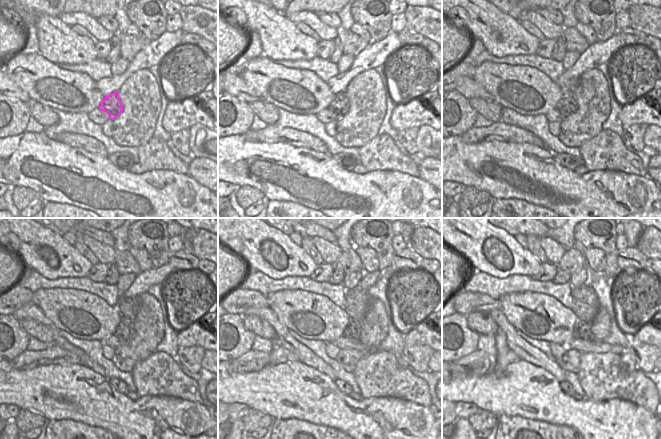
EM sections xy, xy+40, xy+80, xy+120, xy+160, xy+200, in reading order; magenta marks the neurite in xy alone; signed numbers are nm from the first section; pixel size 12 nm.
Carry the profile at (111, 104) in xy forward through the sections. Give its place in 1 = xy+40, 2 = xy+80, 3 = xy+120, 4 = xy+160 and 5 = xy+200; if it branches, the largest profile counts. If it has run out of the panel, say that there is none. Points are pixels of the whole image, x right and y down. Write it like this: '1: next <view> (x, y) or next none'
1: next xy+40 (340, 105)
2: next xy+80 (567, 105)
3: next xy+120 (125, 331)
4: next xy+160 (353, 329)
5: next xy+200 (582, 330)

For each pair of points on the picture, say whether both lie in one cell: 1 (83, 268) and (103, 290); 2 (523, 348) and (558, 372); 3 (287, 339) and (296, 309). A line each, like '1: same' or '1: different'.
1: different
2: same
3: different

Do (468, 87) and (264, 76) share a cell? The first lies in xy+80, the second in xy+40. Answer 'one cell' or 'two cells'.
two cells

